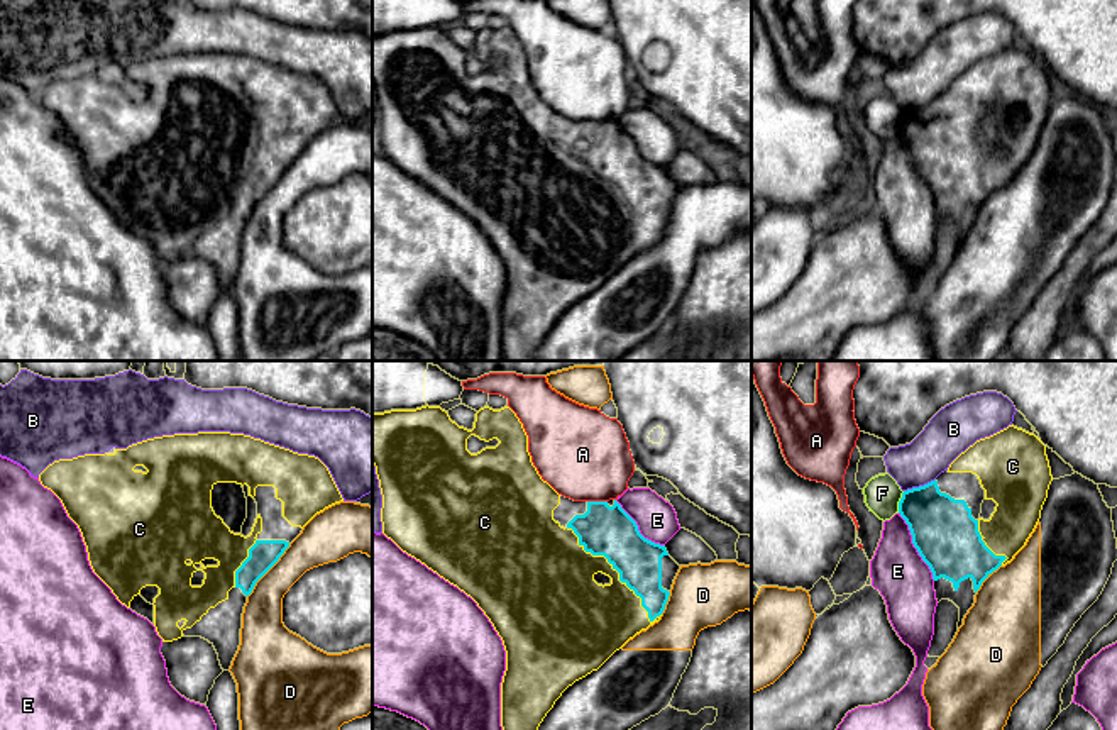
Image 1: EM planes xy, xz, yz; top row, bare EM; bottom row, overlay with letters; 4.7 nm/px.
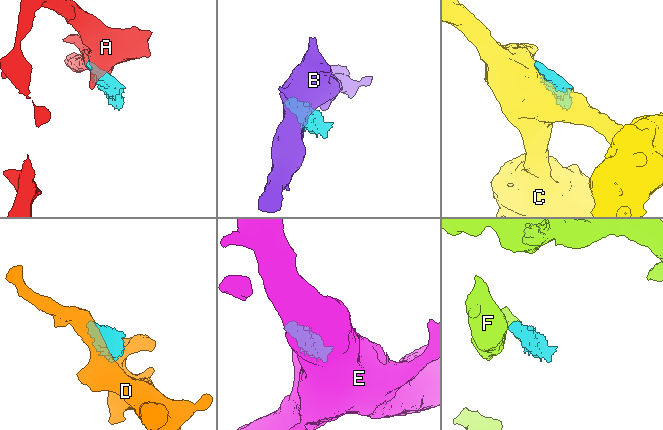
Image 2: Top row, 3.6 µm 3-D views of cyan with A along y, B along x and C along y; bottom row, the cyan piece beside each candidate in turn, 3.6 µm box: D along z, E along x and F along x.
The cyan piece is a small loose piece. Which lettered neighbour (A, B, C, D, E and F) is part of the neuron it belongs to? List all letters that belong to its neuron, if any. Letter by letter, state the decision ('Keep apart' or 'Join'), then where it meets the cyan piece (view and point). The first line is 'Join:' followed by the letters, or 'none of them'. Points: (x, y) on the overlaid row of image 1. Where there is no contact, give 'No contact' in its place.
Join: C
A: Keep apart. Touches cyan at xz (598, 502)
B: Keep apart. Touches cyan at yz (919, 486)
C: Join. Touches cyan at xz (616, 569)
D: Keep apart. Touches cyan at xy (268, 569)
E: Keep apart. Touches cyan at yz (914, 546)
F: Keep apart. Touches cyan at yz (899, 502)

